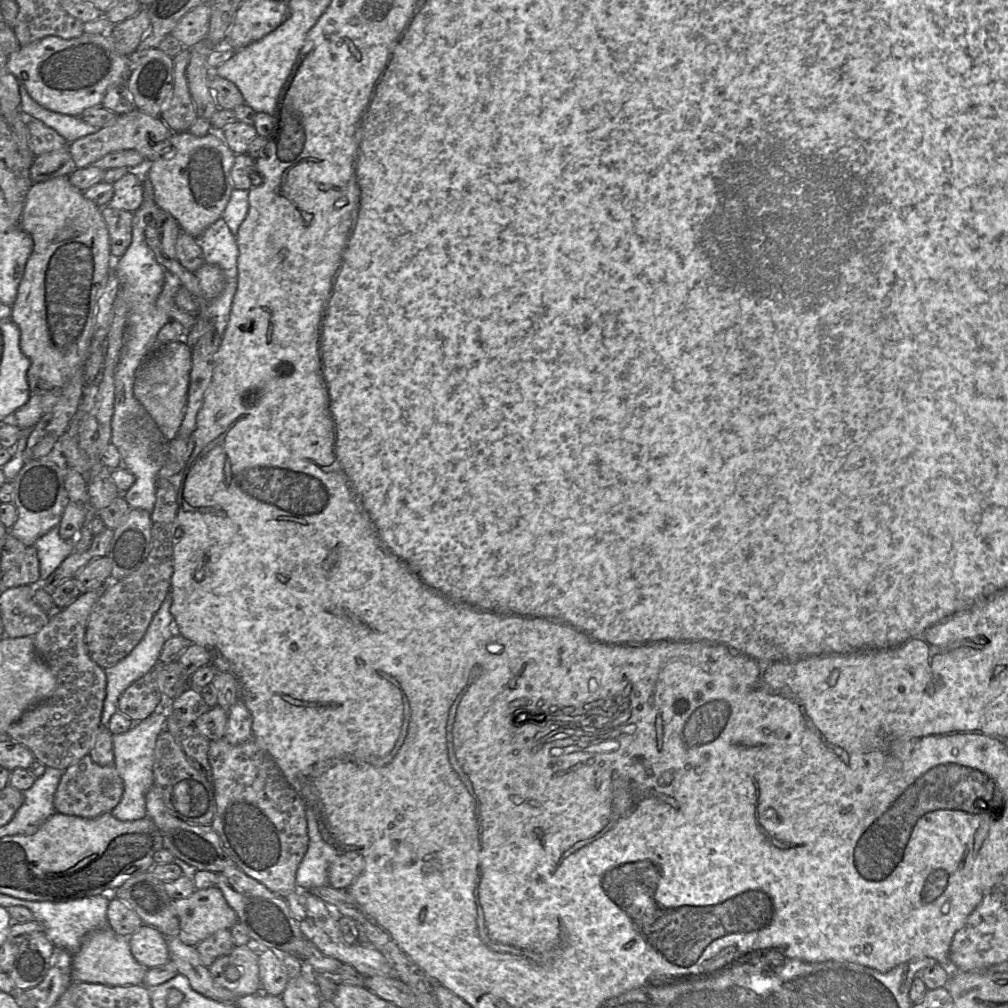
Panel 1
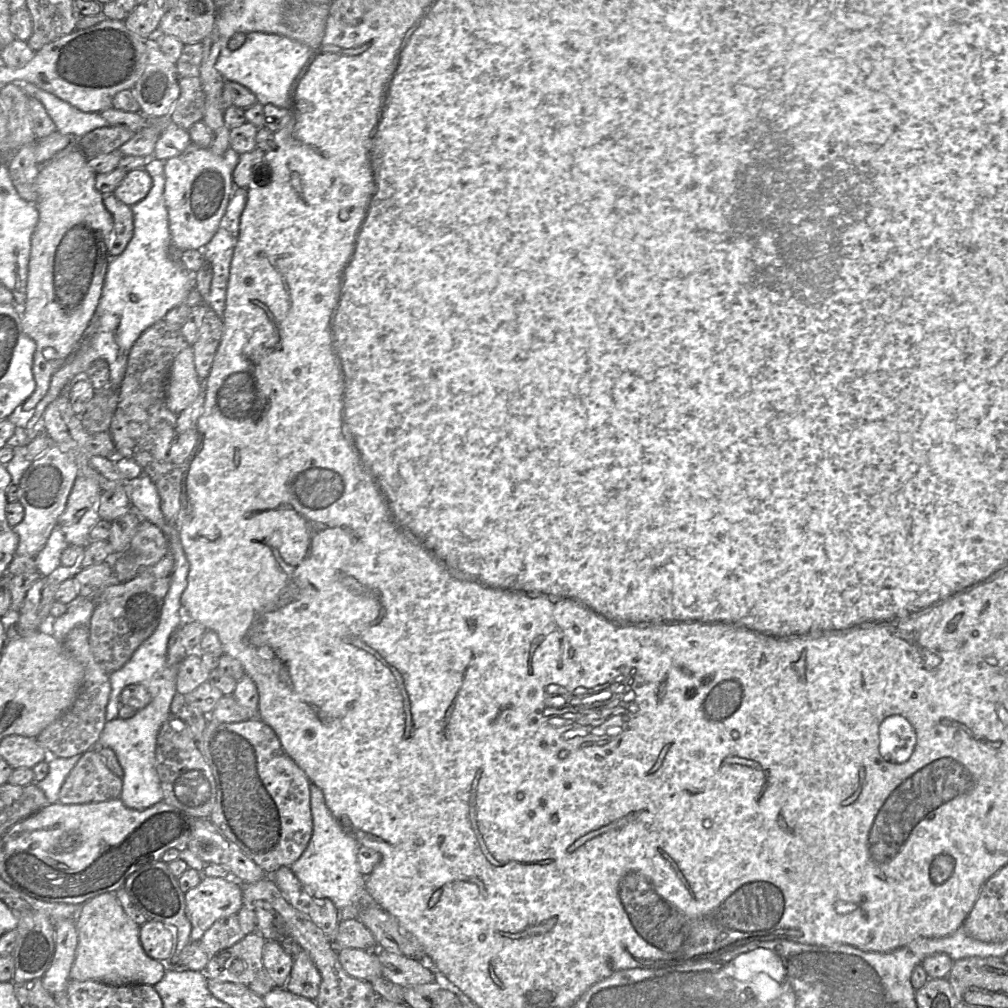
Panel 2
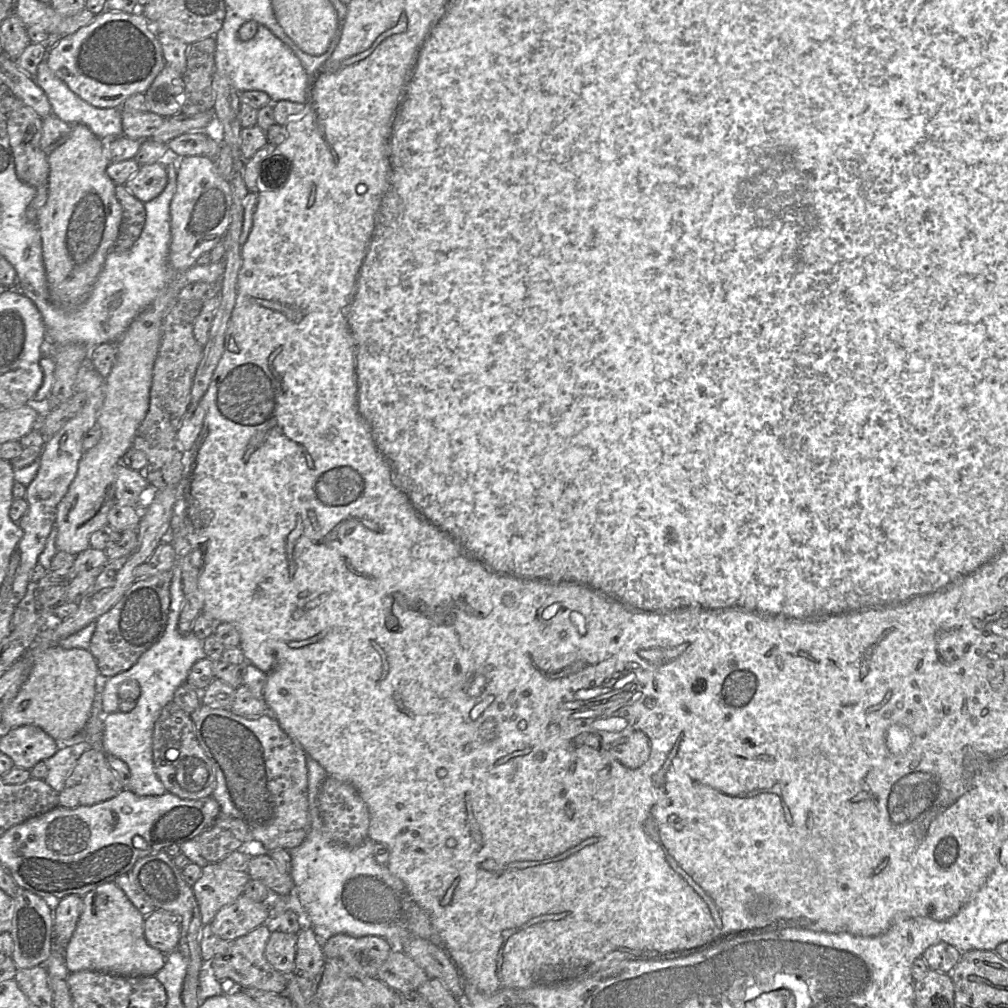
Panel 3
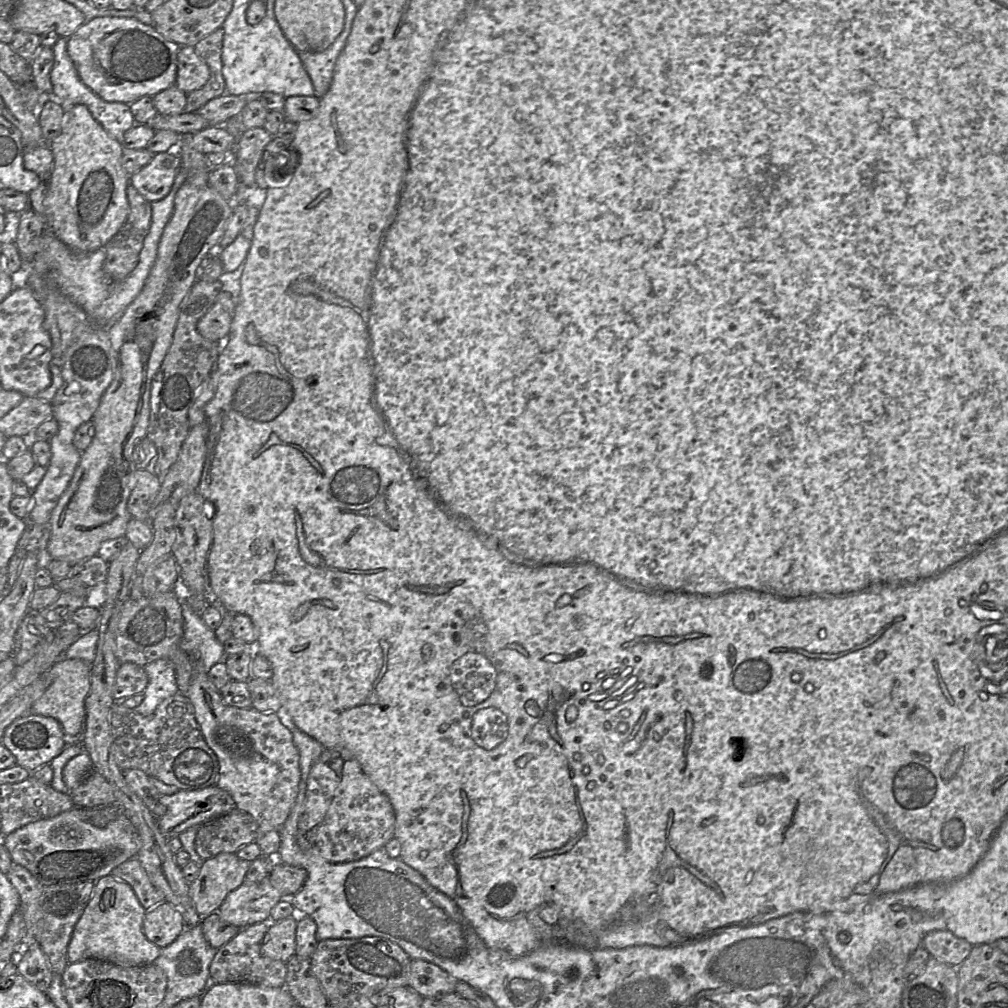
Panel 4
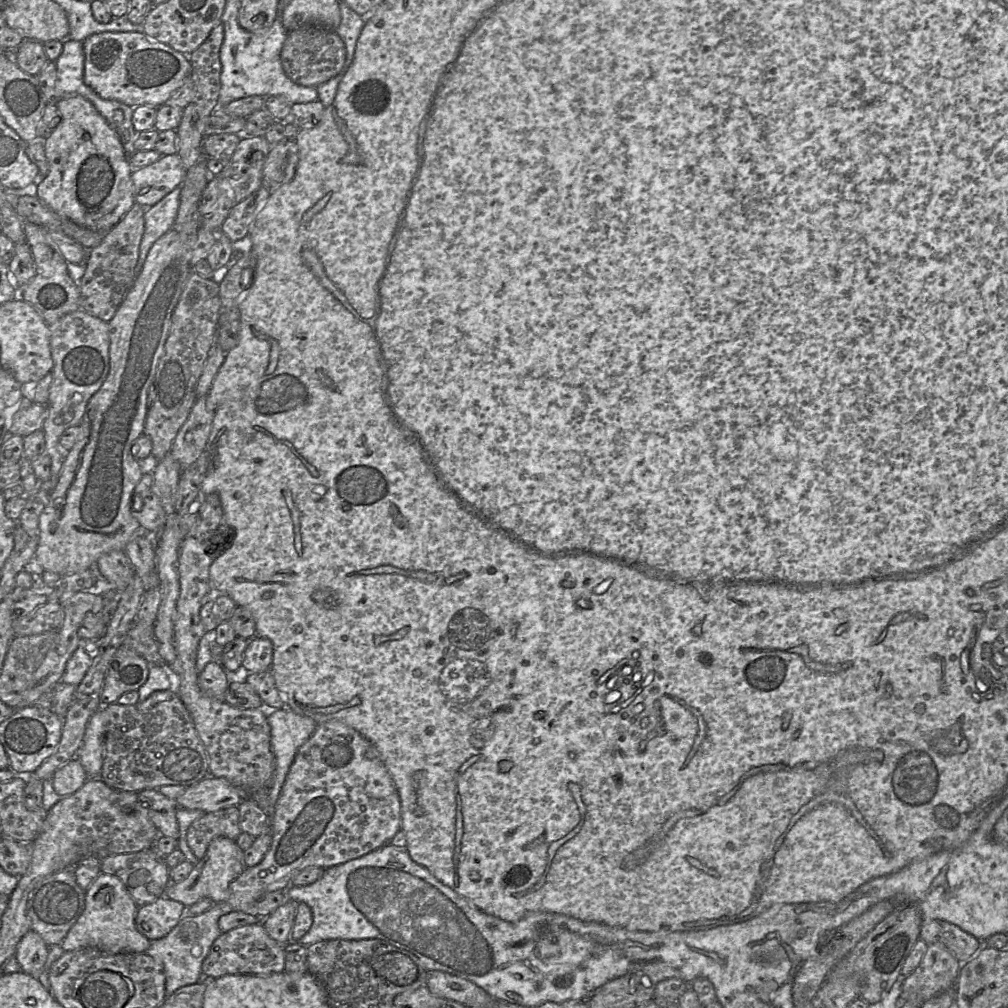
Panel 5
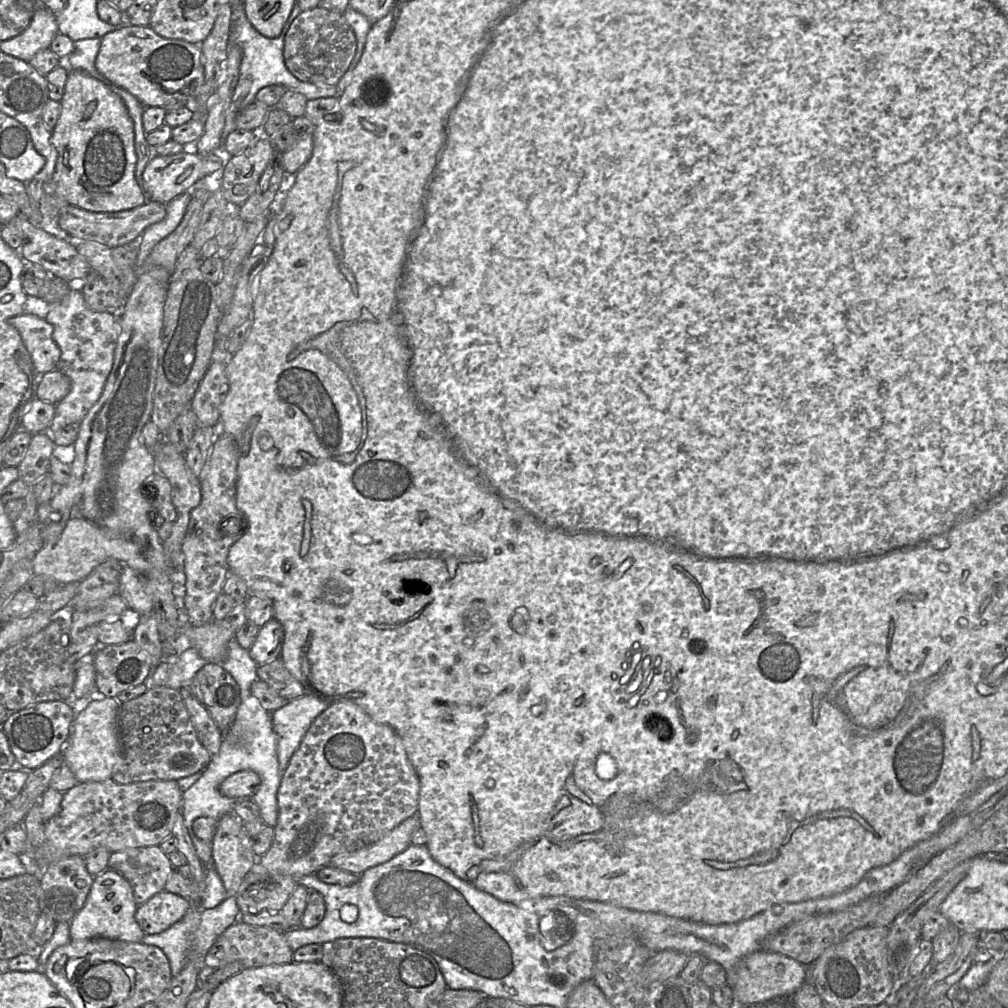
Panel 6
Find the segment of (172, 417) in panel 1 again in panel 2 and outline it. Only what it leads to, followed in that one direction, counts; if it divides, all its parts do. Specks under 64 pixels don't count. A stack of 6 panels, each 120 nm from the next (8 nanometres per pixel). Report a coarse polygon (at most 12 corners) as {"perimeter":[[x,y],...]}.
{"perimeter":[[193,349],[175,357],[166,406],[179,415],[202,392]]}

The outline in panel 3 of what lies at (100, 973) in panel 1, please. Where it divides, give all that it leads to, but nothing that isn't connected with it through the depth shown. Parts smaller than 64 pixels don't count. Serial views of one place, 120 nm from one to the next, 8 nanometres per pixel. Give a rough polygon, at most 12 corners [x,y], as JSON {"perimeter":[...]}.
{"perimeter":[[114,881],[86,893],[70,973],[154,976],[166,955]]}

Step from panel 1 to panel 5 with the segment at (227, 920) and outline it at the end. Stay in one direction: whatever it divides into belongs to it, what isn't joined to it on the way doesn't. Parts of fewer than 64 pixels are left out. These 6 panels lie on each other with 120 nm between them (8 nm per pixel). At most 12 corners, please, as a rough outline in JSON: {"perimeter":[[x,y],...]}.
{"perimeter":[[216,837],[165,896],[190,906],[227,902],[247,868],[235,840]]}

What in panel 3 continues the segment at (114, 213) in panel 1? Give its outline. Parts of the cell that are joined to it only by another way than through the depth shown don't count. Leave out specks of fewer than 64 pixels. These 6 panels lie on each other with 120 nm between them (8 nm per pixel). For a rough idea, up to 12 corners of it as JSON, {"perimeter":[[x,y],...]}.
{"perimeter":[[124,185],[115,195],[122,207],[119,234],[110,251],[129,250],[146,219],[144,203]]}

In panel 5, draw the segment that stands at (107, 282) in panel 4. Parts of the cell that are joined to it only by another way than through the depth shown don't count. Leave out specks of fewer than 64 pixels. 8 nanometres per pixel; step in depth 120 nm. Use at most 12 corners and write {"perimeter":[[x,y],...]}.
{"perimeter":[[182,185],[144,213],[137,276],[154,242],[173,228]]}

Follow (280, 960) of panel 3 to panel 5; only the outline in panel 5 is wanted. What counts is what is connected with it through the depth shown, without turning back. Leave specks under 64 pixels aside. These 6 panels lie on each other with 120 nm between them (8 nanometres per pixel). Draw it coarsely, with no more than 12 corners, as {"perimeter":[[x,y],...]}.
{"perimeter":[[288,899],[263,922],[269,936],[286,947],[299,902]]}

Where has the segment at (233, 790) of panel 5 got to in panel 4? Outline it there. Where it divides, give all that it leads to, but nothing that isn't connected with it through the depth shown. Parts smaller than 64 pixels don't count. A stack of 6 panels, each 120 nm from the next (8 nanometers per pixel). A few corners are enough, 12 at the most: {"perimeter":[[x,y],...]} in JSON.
{"perimeter":[[216,785],[160,795],[168,839],[236,808]]}

